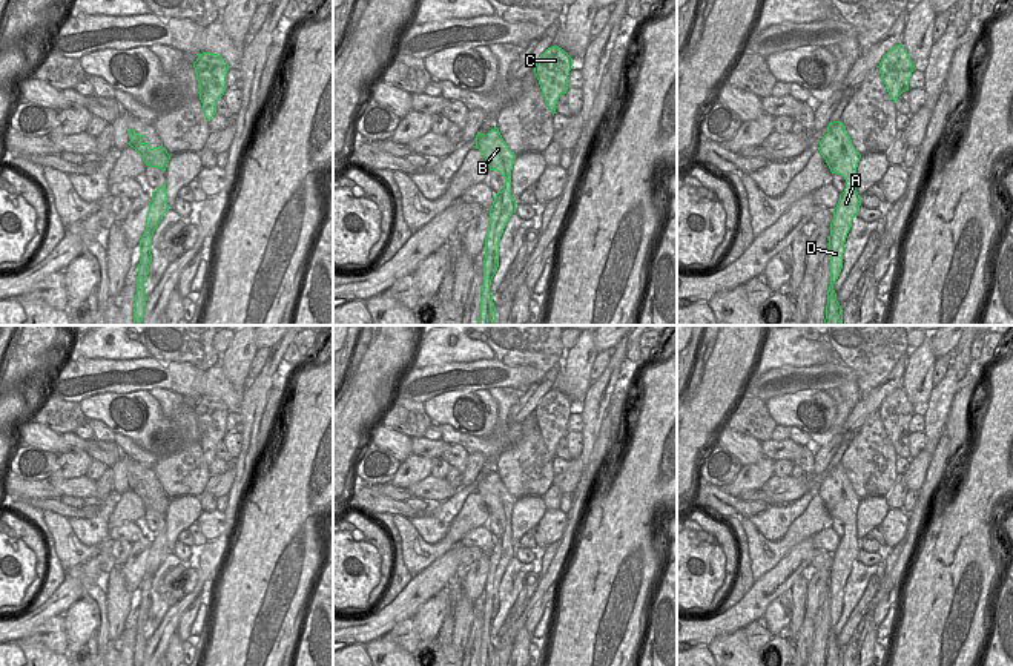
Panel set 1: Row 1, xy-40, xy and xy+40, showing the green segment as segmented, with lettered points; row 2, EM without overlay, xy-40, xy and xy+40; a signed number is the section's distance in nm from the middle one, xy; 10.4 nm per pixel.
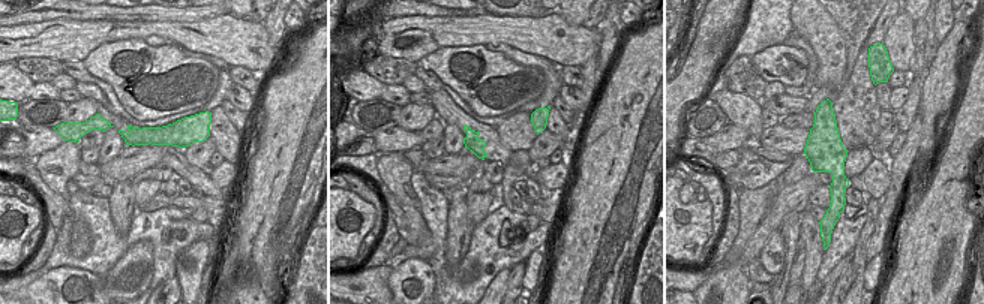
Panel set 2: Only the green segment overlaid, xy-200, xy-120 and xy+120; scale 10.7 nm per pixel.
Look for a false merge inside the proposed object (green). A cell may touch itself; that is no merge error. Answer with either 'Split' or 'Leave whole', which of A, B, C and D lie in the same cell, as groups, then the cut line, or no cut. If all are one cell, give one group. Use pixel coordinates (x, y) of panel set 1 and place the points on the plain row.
Split. Groups: A B D / C. Split along xy-40 (140, 485), (137, 494).

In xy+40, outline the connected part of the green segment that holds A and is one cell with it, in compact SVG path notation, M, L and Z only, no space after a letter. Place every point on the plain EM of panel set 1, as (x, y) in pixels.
M841 465L829 467L827 477L820 485L820 497L826 503L832 517L843 519L846 532L833 552L830 566L829 598L830 598L830 629L827 634L827 649L824 666L841 666L841 649L836 645L833 628L843 612L843 597L852 563L858 559L861 540L856 536L856 511L861 499L852 488L850 480Z

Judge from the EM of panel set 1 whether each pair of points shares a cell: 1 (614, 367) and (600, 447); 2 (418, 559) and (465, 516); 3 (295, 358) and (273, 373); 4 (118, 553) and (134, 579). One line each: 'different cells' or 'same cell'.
1: different cells
2: same cell
3: different cells
4: different cells

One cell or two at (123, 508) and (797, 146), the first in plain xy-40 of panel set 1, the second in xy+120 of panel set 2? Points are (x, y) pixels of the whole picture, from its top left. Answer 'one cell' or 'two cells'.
two cells

